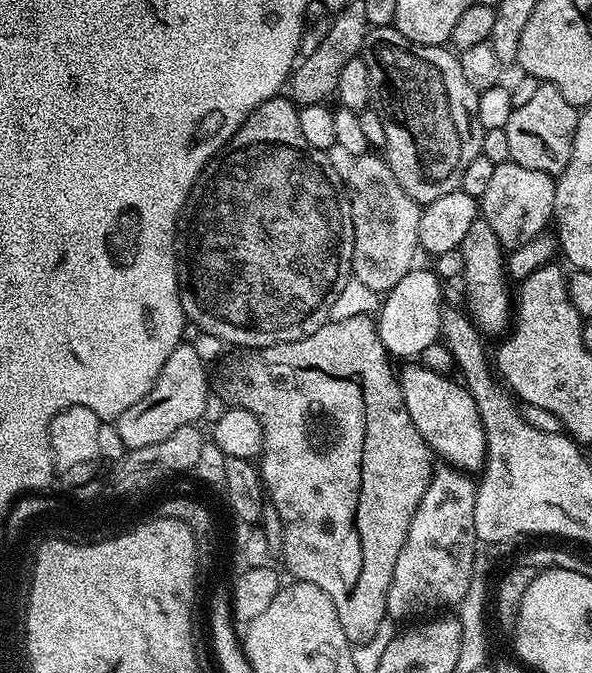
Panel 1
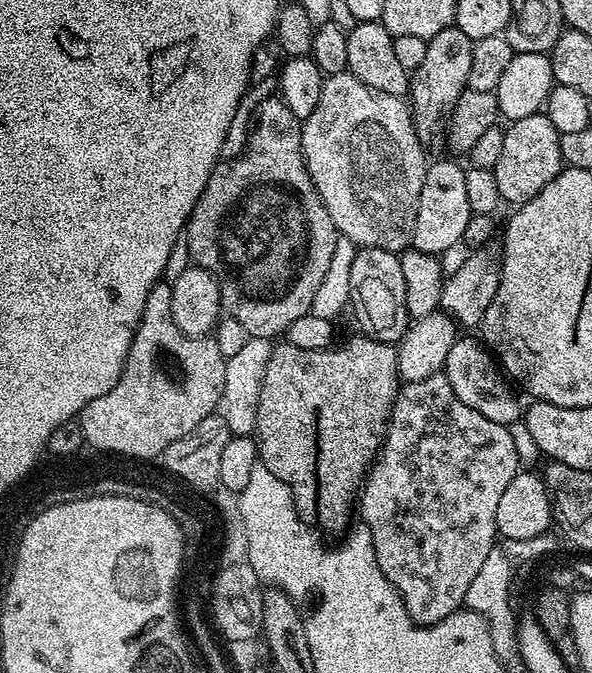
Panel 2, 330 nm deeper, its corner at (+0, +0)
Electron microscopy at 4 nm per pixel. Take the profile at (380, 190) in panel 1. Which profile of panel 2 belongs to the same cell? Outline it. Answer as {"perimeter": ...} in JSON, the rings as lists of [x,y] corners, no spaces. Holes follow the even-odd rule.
{"perimeter":[[[349,71],[325,79],[322,86],[322,94],[318,98],[318,106],[314,110],[314,114],[310,114],[310,118],[303,121],[302,124],[302,150],[304,151],[304,161],[308,167],[310,178],[314,182],[322,202],[334,222],[337,233],[343,239],[354,242],[360,248],[377,248],[378,250],[399,254],[411,245],[412,235],[414,234],[414,222],[418,218],[418,198],[422,194],[422,182],[426,178],[426,170],[430,163],[429,157],[424,157],[423,147],[425,148],[425,145],[422,143],[420,135],[416,132],[411,107],[401,97],[370,90],[370,86],[358,82],[358,78],[354,78]]]}

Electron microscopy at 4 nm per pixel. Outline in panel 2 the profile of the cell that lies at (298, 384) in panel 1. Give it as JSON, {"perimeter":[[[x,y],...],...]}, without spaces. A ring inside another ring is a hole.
{"perimeter":[[[356,334],[353,340],[346,341],[341,348],[333,346],[323,350],[302,350],[302,346],[294,346],[287,342],[281,342],[280,345],[277,343],[273,347],[261,378],[254,439],[258,445],[259,463],[264,464],[266,470],[270,470],[270,474],[274,474],[274,478],[278,478],[278,482],[286,482],[296,512],[300,515],[300,521],[304,524],[315,526],[317,529],[319,529],[318,527],[329,528],[332,532],[338,531],[339,528],[346,527],[345,529],[347,529],[349,527],[348,519],[354,516],[354,505],[357,503],[358,493],[384,446],[384,436],[388,432],[388,419],[392,417],[392,407],[396,401],[396,394],[402,387],[396,350],[396,344],[378,342],[363,334]]]}

